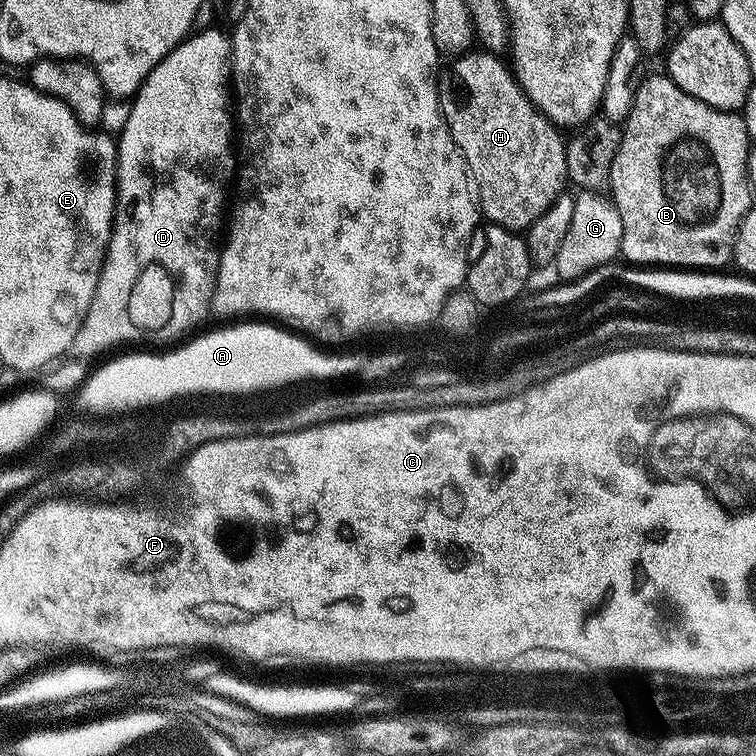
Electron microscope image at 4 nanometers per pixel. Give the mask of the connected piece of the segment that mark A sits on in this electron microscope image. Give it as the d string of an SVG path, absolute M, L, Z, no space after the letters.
M244 320L234 326L208 332L173 352L151 356L148 352L136 352L133 356L120 356L100 369L93 371L84 380L82 391L92 408L125 408L139 406L144 400L160 400L168 392L184 392L184 388L268 388L268 384L284 383L289 378L307 381L310 376L338 377L338 368L348 364L338 360L336 354L327 356L319 352L317 345L295 331L264 320Z

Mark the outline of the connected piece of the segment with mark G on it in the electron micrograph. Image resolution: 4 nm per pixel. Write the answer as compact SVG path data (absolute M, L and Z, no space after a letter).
M577 191L575 193L574 215L570 221L570 230L558 249L554 269L561 281L582 279L596 267L613 263L620 256L622 242L622 218L616 205L603 191Z

